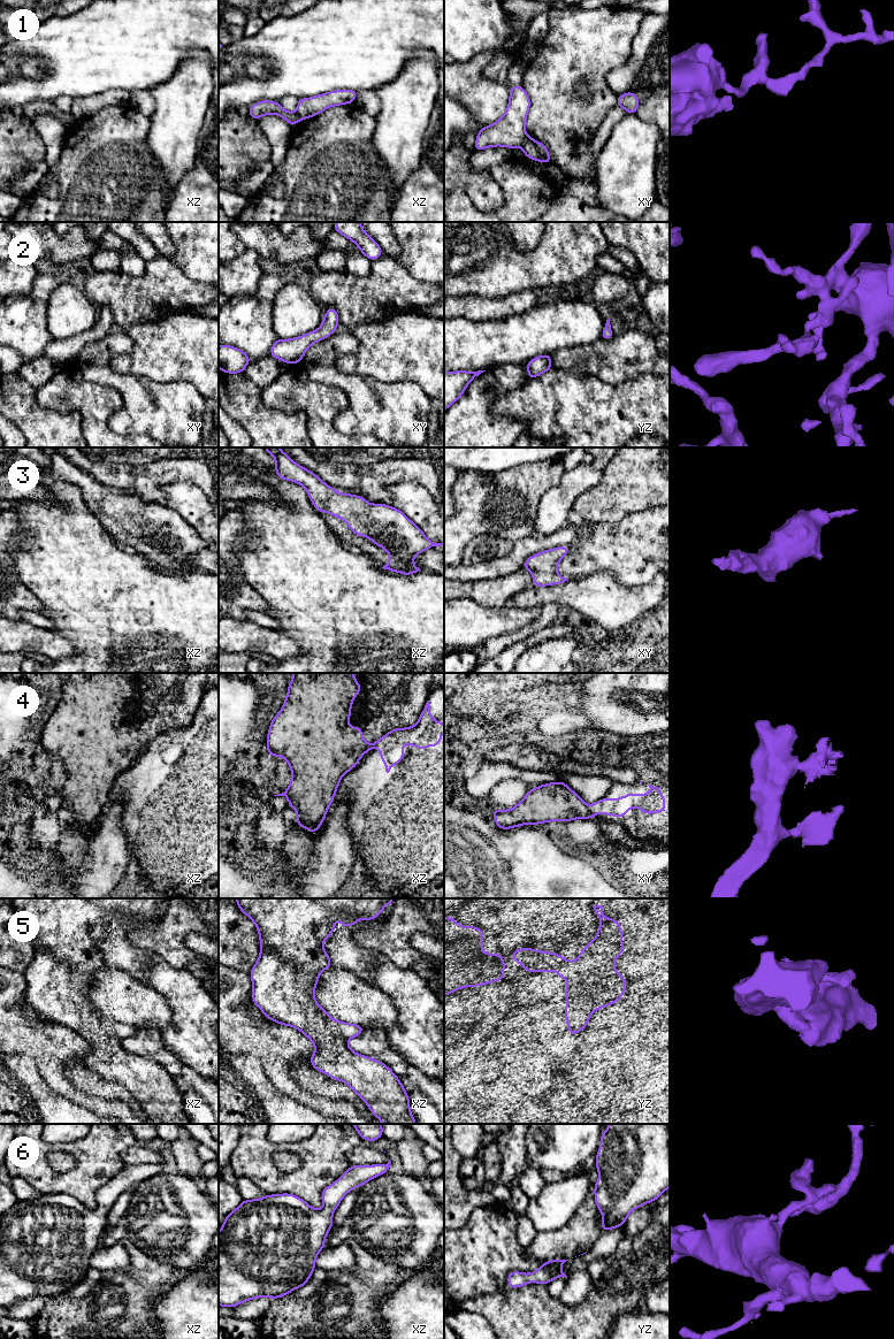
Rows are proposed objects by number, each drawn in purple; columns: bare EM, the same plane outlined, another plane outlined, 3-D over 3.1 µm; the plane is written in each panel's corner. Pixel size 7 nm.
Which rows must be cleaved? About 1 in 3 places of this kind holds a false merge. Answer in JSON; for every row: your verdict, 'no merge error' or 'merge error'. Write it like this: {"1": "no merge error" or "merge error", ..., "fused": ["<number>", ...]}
{"1": "merge error", "2": "no merge error", "3": "no merge error", "4": "merge error", "5": "no merge error", "6": "no merge error", "fused": ["1", "4"]}

